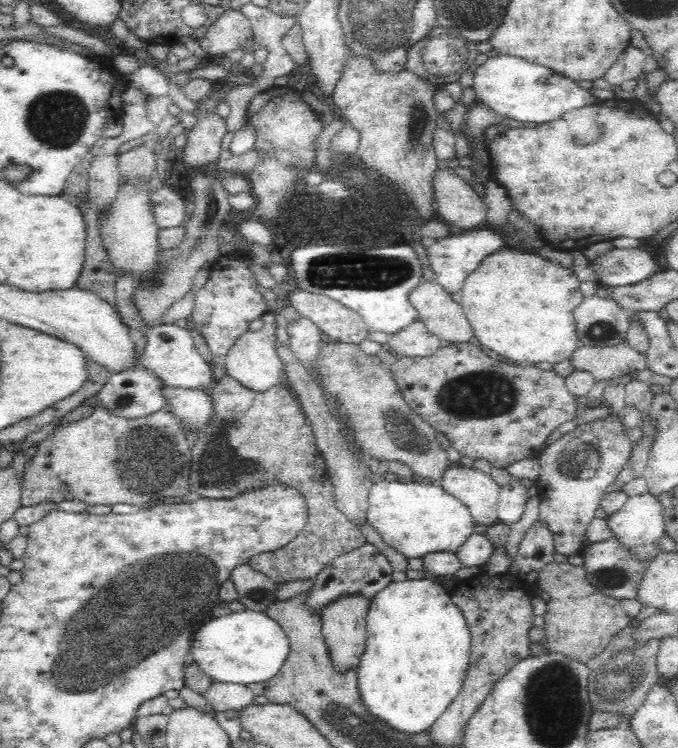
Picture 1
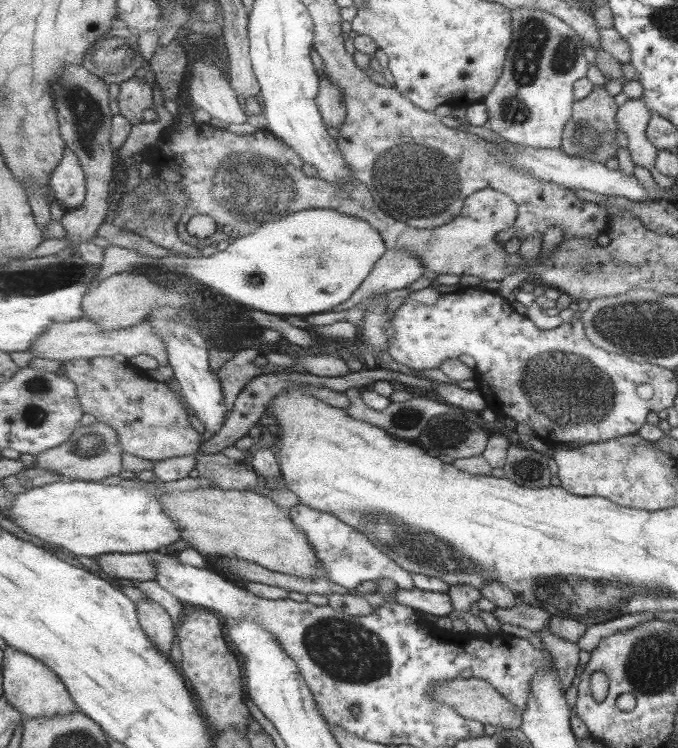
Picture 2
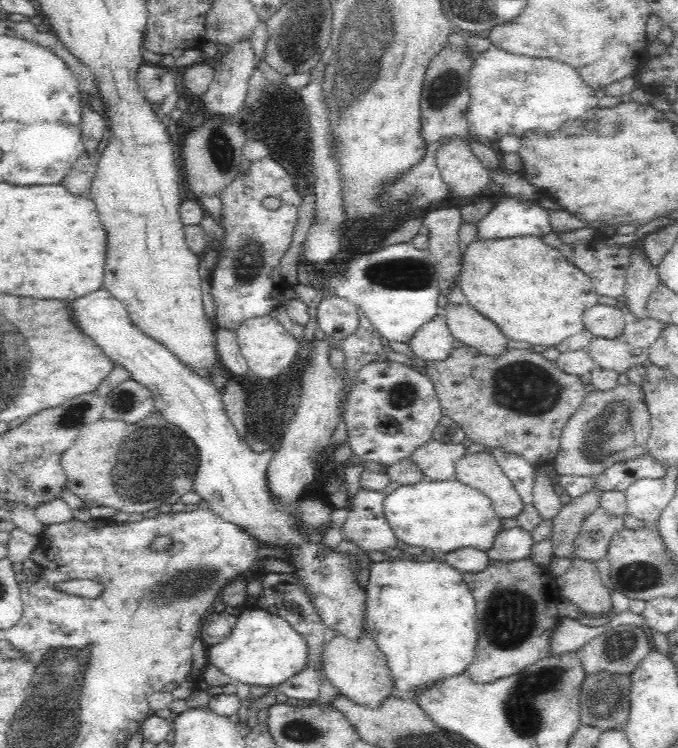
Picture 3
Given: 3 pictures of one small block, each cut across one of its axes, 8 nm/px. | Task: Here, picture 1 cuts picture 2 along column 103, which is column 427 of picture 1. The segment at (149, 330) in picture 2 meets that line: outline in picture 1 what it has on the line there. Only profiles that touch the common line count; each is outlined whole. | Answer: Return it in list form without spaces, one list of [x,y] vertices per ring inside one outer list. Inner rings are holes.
[[[418,320],[392,334],[385,348],[392,349],[403,357],[428,357],[441,348],[441,339],[431,334],[424,322]]]

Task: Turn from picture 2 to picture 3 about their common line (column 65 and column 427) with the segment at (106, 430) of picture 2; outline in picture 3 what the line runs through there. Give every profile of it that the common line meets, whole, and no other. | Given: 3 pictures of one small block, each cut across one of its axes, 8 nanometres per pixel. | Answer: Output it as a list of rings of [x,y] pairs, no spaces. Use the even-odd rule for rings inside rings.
[[[432,438],[416,448],[409,458],[423,470],[428,480],[443,481],[456,480],[456,464],[467,454],[461,443],[446,443]]]

